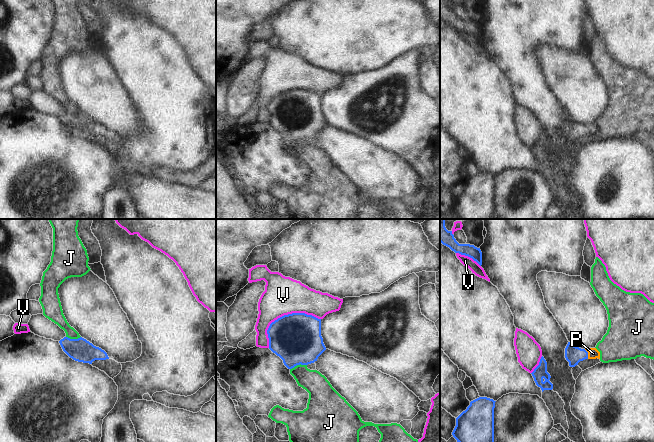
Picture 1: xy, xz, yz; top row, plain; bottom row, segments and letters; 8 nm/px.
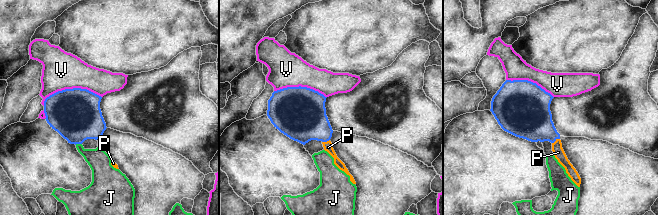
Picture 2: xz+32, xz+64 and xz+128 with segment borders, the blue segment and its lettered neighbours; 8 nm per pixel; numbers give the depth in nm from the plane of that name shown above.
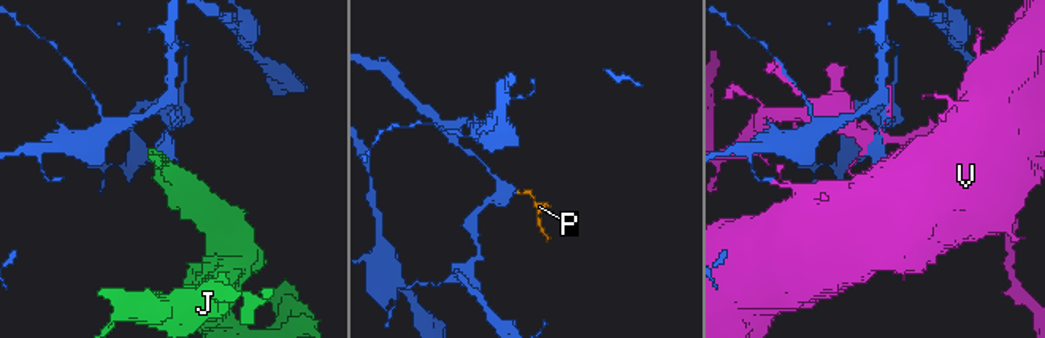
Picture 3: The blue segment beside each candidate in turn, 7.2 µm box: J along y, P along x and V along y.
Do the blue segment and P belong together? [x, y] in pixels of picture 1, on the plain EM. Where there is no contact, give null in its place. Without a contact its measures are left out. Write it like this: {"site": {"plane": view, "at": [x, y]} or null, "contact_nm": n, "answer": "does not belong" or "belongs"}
{"site": {"plane": "yz", "at": [587, 130]}, "contact_nm": 90, "answer": "belongs"}

